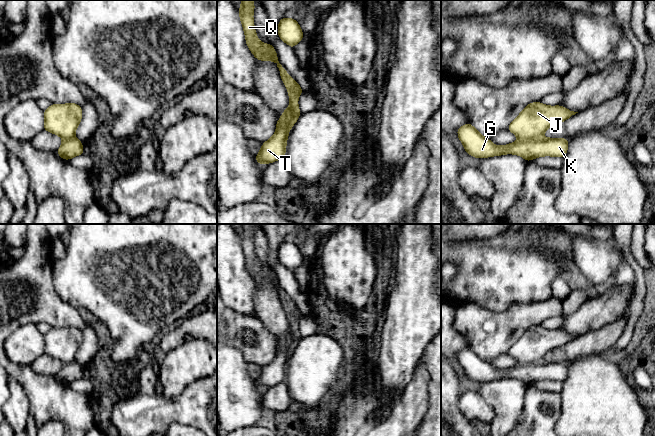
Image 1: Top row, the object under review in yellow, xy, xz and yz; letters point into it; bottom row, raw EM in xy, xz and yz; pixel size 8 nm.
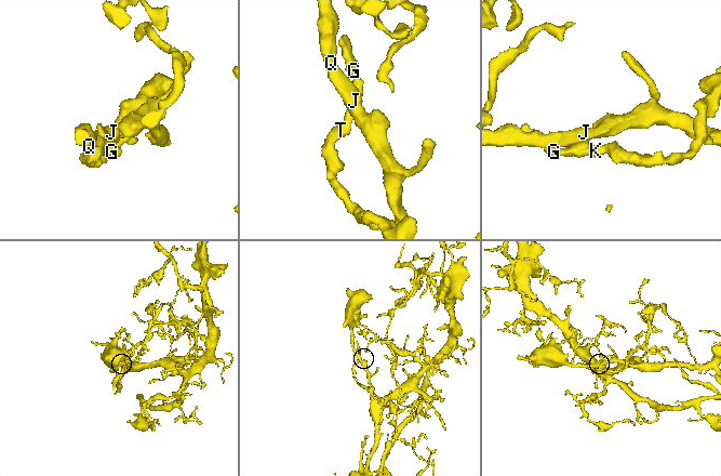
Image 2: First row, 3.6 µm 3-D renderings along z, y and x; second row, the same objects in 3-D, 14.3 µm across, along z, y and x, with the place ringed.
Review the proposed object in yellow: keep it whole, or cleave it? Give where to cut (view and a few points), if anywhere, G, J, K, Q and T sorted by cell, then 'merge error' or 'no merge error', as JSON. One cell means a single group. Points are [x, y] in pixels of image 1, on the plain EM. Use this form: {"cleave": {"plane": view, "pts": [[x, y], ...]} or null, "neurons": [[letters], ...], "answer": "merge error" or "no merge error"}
{"cleave": {"plane": "yz", "pts": [[541, 361], [519, 364]]}, "neurons": [["G", "K", "T"], ["J", "Q"]], "answer": "merge error"}

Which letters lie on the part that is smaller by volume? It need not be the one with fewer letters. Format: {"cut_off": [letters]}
{"cut_off": ["G", "K", "T"]}

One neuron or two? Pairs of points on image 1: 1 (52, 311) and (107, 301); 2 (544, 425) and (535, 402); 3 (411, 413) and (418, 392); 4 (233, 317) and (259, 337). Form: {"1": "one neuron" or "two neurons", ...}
{"1": "two neurons", "2": "one neuron", "3": "one neuron", "4": "one neuron"}

